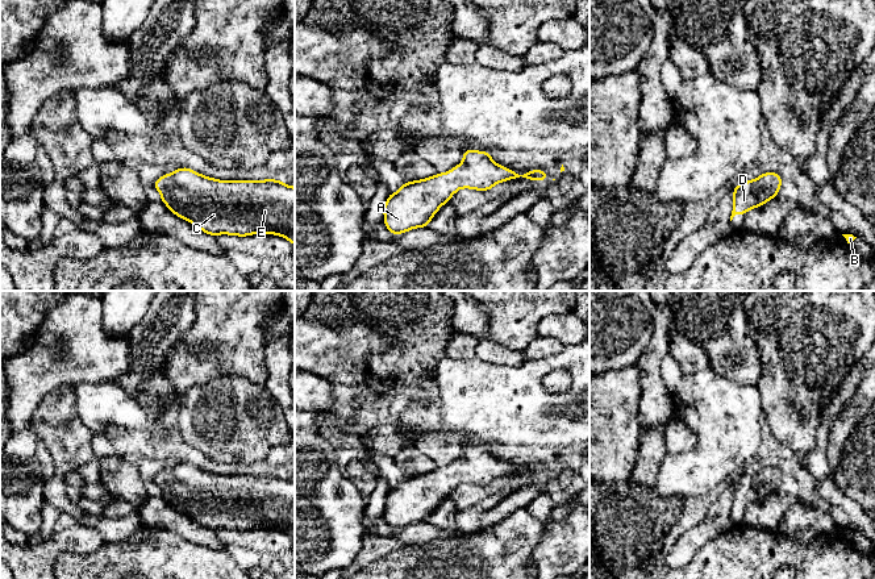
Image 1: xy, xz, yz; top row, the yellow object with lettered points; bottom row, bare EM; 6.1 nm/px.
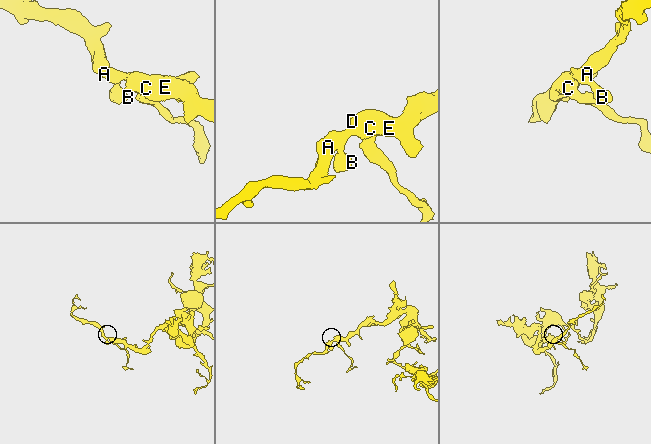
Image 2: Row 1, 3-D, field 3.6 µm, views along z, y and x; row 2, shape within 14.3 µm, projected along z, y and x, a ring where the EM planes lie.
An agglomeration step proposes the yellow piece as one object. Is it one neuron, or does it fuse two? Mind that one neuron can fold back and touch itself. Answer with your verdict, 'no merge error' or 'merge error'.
no merge error

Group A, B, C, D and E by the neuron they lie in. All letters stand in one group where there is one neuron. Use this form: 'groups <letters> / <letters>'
groups A B C D E

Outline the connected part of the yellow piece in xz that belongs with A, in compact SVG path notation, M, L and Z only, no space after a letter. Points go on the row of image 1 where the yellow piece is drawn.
M466 149L462 163L450 171L416 182L405 182L397 192L389 193L383 207L383 222L393 236L416 228L428 228L437 211L449 203L458 189L464 187L491 191L495 184L511 179L538 182L550 178L542 170L517 174L495 163L489 151Z

